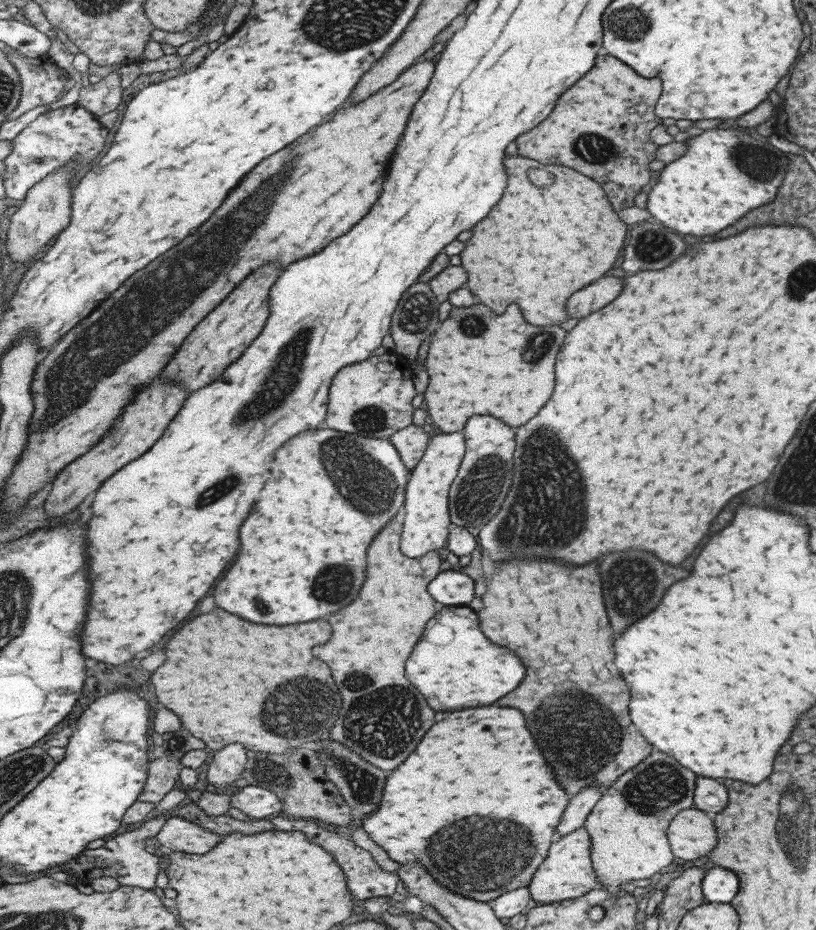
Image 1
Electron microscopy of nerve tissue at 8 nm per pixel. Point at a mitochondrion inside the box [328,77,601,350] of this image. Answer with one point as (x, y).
(418, 314)

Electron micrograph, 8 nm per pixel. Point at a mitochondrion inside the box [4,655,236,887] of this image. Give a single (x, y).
(108, 733)

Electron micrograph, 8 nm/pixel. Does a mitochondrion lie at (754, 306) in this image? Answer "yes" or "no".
no

